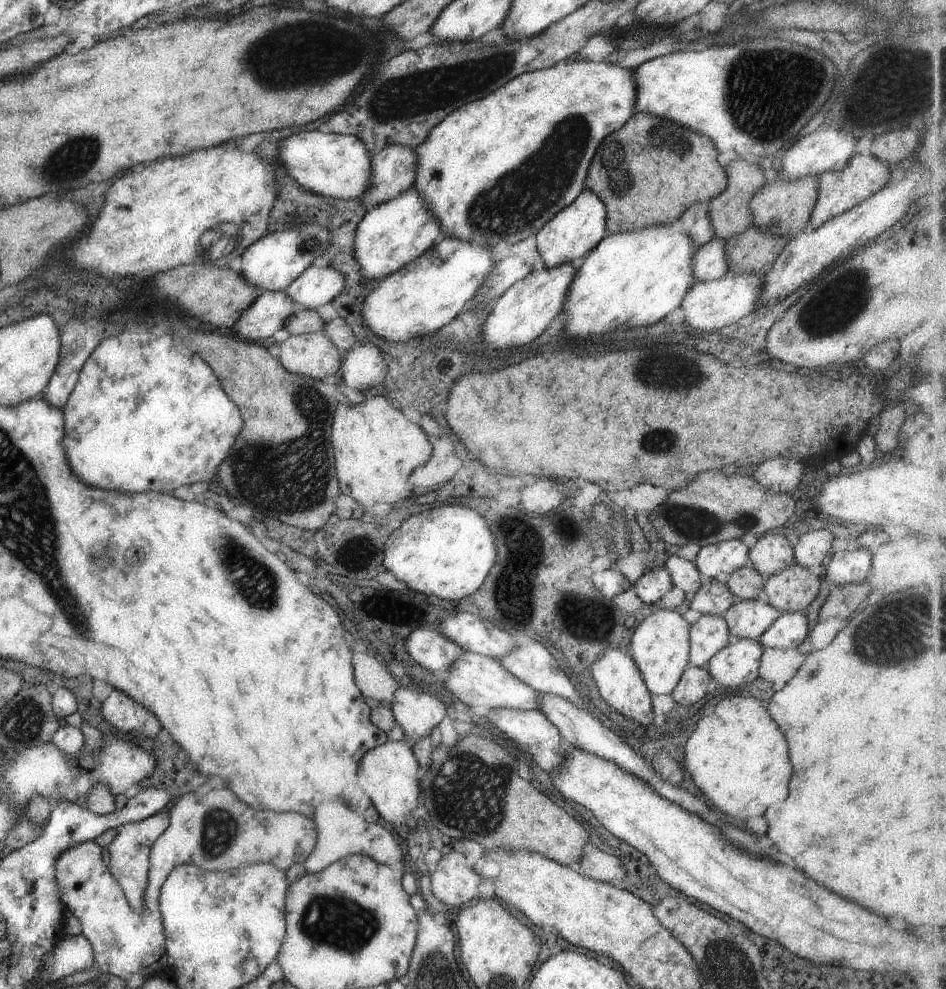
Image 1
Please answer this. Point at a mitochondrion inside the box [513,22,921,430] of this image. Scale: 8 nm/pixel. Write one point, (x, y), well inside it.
(750, 109)

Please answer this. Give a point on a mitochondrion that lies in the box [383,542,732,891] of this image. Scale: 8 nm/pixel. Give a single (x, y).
(470, 796)

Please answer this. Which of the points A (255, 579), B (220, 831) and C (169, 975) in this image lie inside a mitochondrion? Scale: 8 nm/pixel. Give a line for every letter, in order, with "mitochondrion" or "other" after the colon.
A: mitochondrion
B: mitochondrion
C: other

